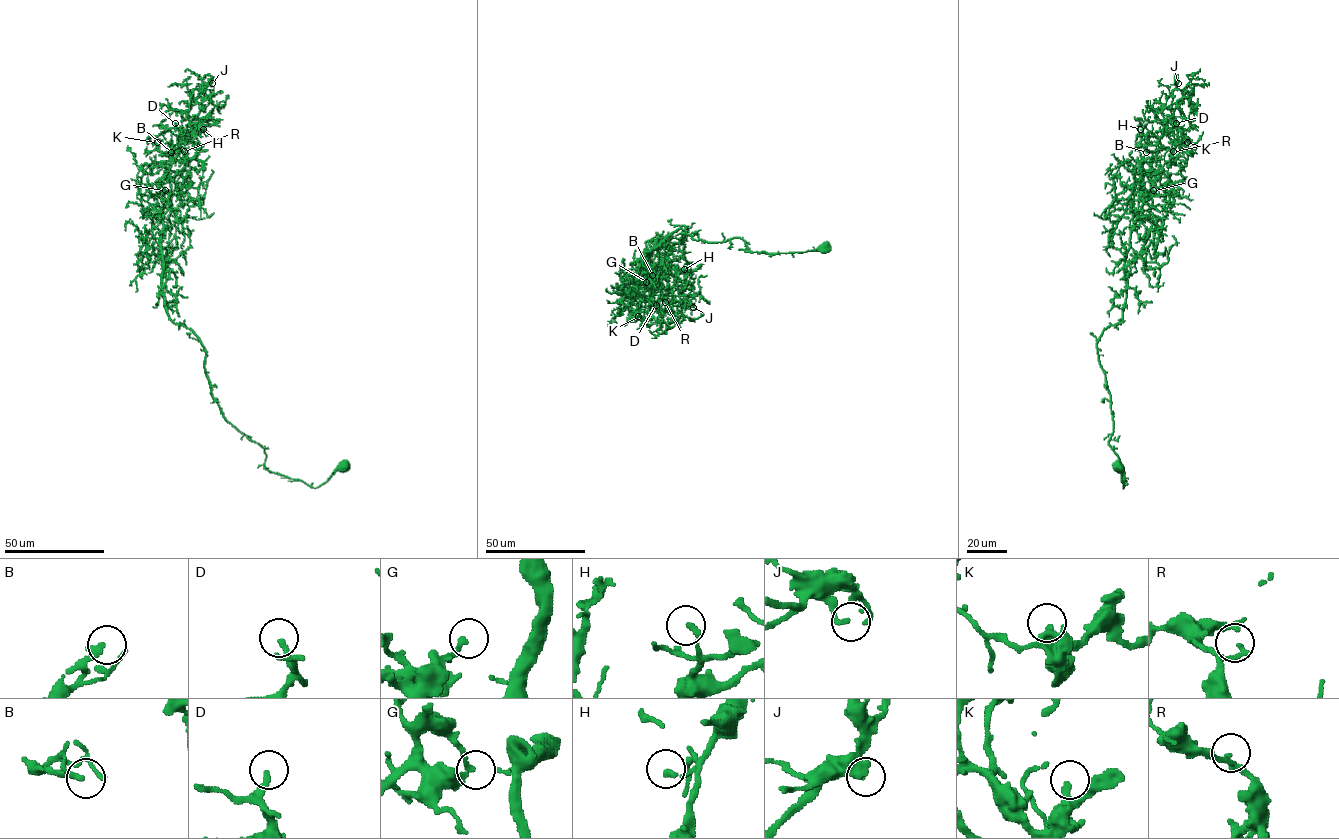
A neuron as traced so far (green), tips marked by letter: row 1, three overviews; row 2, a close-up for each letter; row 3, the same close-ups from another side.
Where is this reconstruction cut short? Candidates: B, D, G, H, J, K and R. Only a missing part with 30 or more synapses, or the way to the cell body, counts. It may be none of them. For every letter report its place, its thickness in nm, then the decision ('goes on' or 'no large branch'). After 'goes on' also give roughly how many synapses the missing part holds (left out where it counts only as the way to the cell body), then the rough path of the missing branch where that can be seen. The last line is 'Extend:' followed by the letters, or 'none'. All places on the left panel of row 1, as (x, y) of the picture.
B: place (171, 152); calibre 240 nm; no large branch
D: place (175, 123); calibre 220 nm; goes on; 50 synapses
G: place (165, 190); calibre 190 nm; no large branch
H: place (203, 129); calibre 190 nm; no large branch
J: place (212, 83); calibre 170 nm; no large branch
K: place (157, 142); calibre 240 nm; no large branch
R: place (184, 151); calibre 180 nm; no large branch
Extend: D

